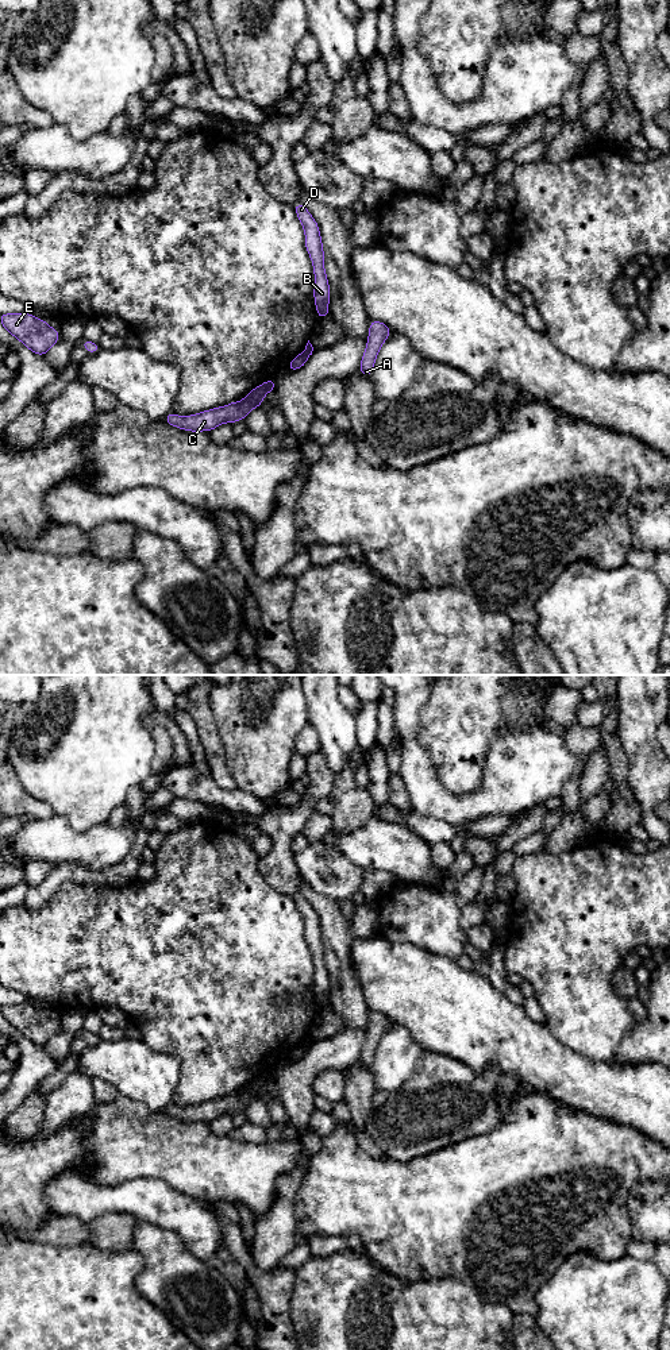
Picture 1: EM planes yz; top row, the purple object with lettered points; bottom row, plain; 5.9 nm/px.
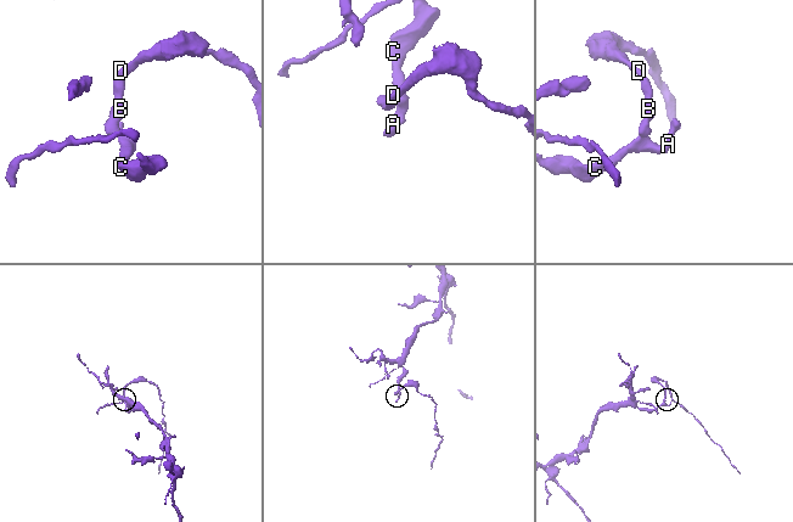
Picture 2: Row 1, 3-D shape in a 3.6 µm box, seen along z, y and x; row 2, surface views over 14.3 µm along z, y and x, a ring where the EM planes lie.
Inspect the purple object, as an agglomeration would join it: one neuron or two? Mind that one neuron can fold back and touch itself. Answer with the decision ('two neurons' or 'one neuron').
two neurons

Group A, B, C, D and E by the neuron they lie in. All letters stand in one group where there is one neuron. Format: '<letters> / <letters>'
A C E / B D

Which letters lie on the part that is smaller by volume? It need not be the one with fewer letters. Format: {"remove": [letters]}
{"remove": ["B", "D"]}

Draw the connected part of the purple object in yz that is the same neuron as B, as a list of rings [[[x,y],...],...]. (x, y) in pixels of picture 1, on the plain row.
[[[297,894],[293,900],[300,910],[304,925],[305,925],[305,940],[311,948],[315,964],[315,996],[319,1011],[330,1007],[328,992],[330,992],[330,975],[324,961],[324,942],[321,936],[320,921],[316,911],[312,909],[309,902]]]

